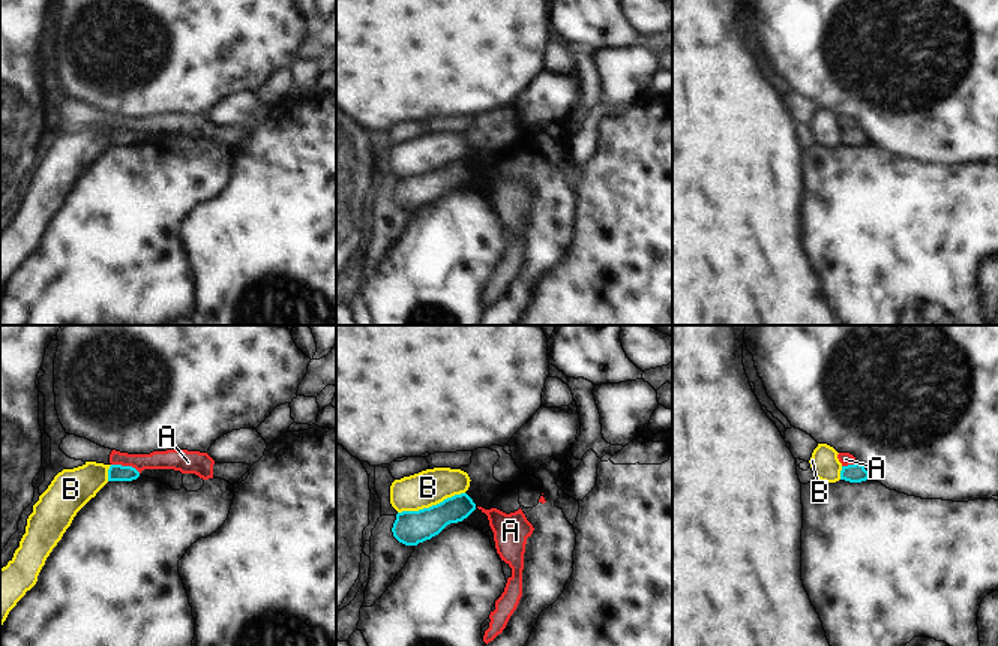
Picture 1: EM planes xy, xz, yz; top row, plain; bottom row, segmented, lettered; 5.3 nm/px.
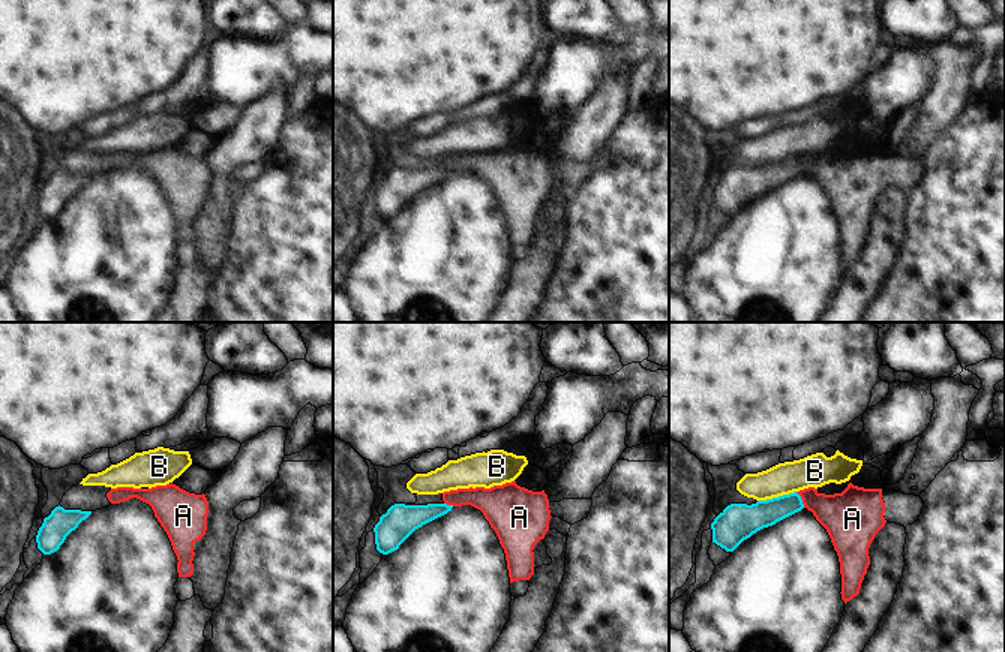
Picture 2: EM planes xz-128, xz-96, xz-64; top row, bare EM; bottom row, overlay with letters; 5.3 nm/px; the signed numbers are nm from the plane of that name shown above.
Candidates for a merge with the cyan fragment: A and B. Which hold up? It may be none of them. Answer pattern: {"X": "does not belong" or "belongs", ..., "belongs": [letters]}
{"A": "does not belong", "B": "does not belong", "belongs": []}

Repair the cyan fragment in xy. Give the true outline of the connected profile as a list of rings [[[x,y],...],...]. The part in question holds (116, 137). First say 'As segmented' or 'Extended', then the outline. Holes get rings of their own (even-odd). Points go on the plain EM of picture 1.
As segmented. [[[111,129],[108,133],[108,145],[132,145],[140,136],[132,130]]]

